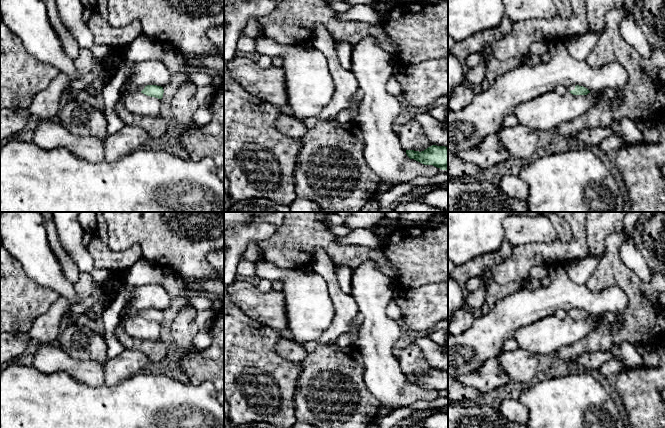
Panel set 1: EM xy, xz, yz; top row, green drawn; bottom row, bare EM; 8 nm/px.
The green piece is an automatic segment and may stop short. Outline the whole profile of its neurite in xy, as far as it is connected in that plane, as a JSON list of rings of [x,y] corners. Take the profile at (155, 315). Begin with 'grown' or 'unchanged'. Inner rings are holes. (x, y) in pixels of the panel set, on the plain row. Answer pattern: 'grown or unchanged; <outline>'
grown; [[[129,304],[123,309],[121,319],[127,321],[140,316],[150,321],[162,323],[164,314],[163,311],[157,309],[137,310]]]

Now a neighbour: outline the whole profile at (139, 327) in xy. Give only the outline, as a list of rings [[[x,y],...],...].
[[[136,317],[124,322],[124,331],[136,338],[147,341],[159,341],[161,323],[147,320],[143,317]]]

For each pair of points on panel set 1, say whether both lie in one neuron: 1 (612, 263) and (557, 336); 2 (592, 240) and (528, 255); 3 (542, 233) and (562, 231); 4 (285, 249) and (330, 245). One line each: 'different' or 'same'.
1: different
2: different
3: different
4: same

